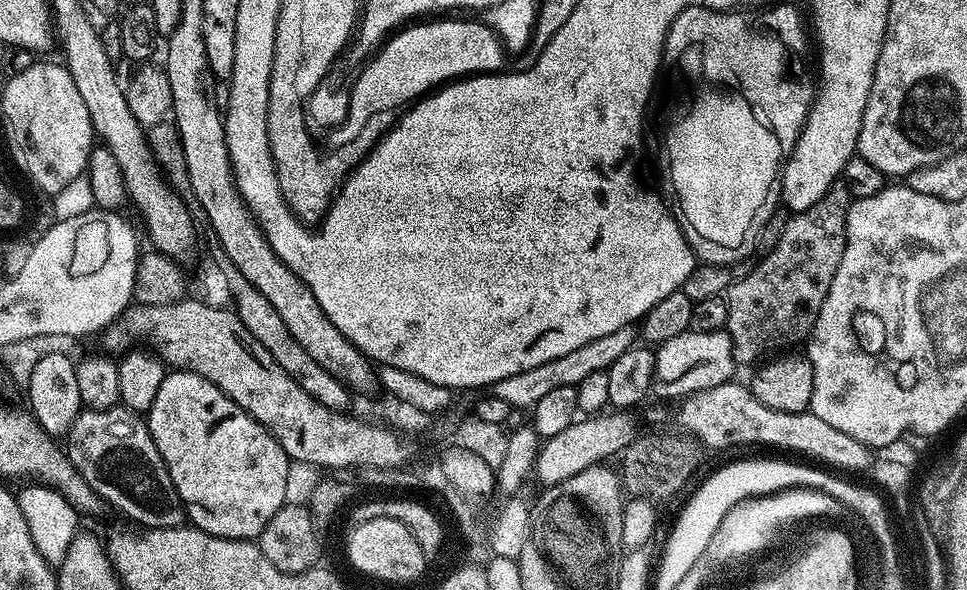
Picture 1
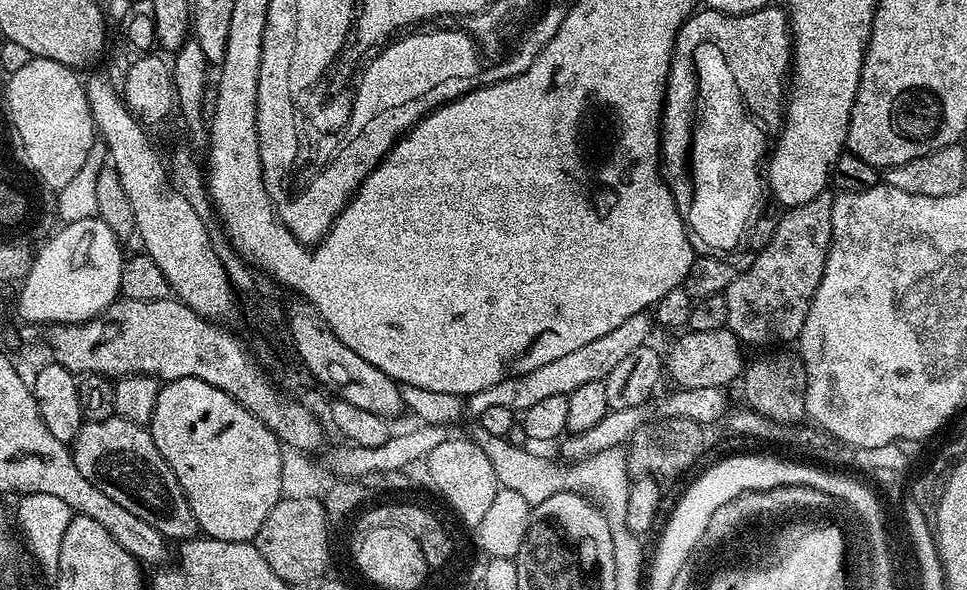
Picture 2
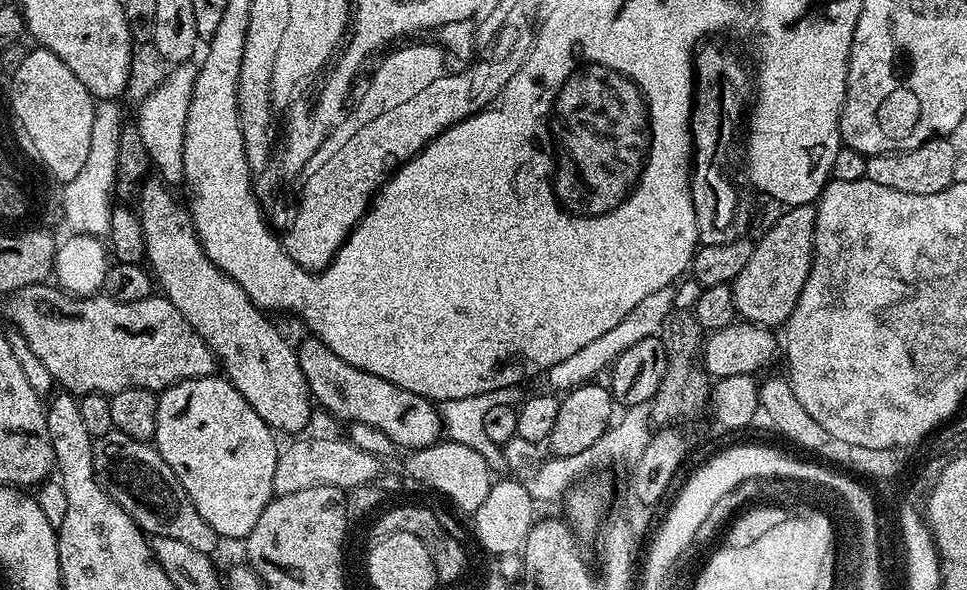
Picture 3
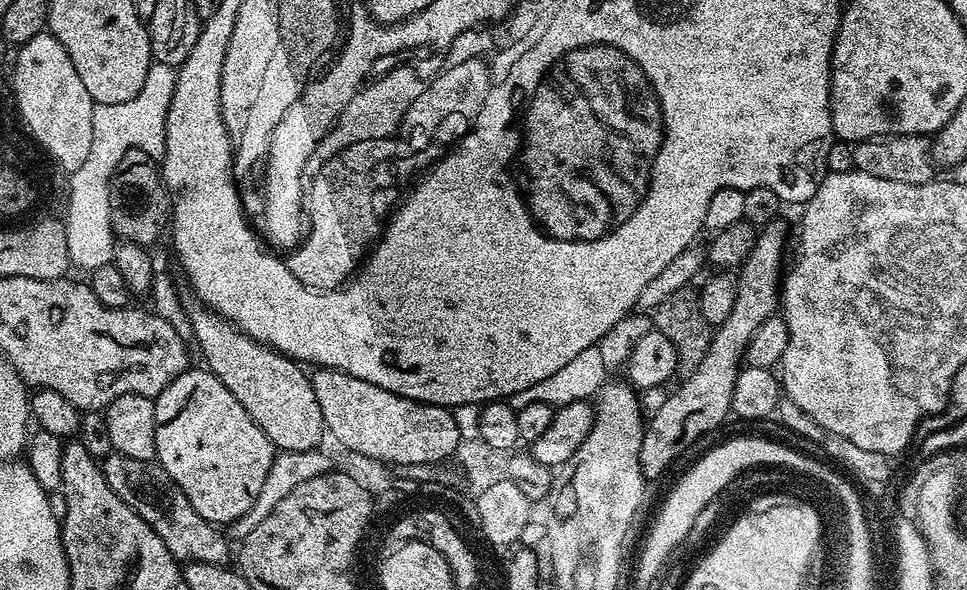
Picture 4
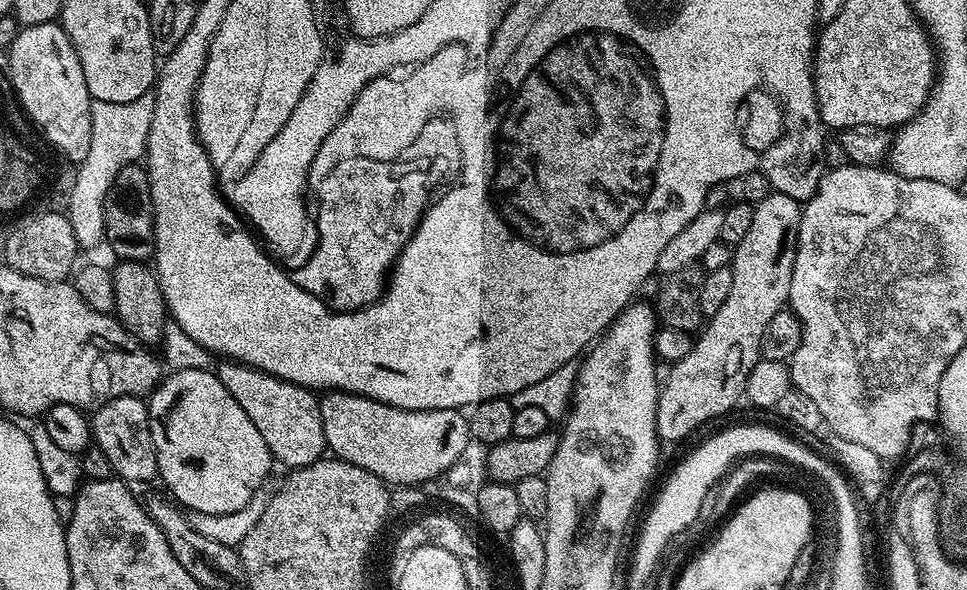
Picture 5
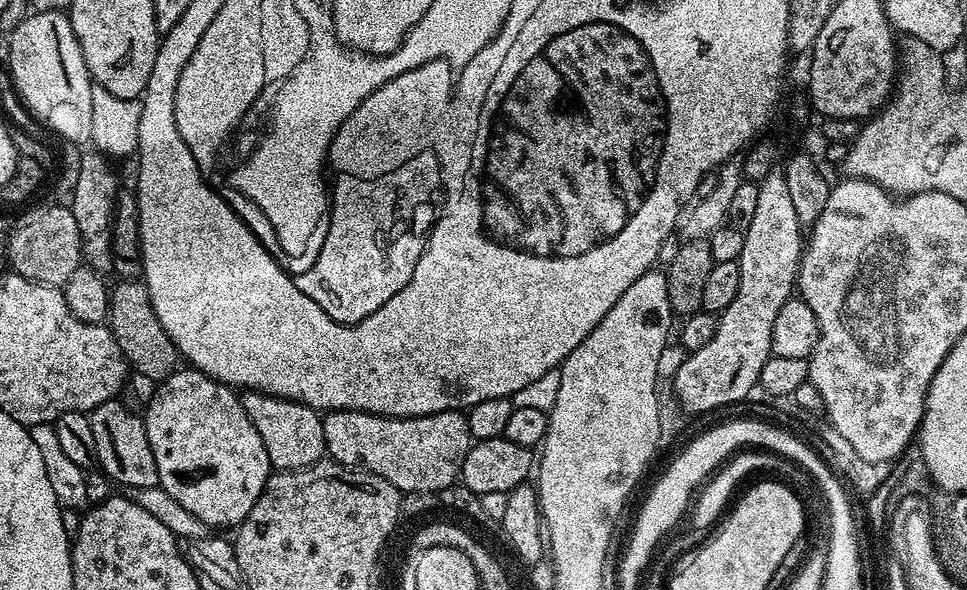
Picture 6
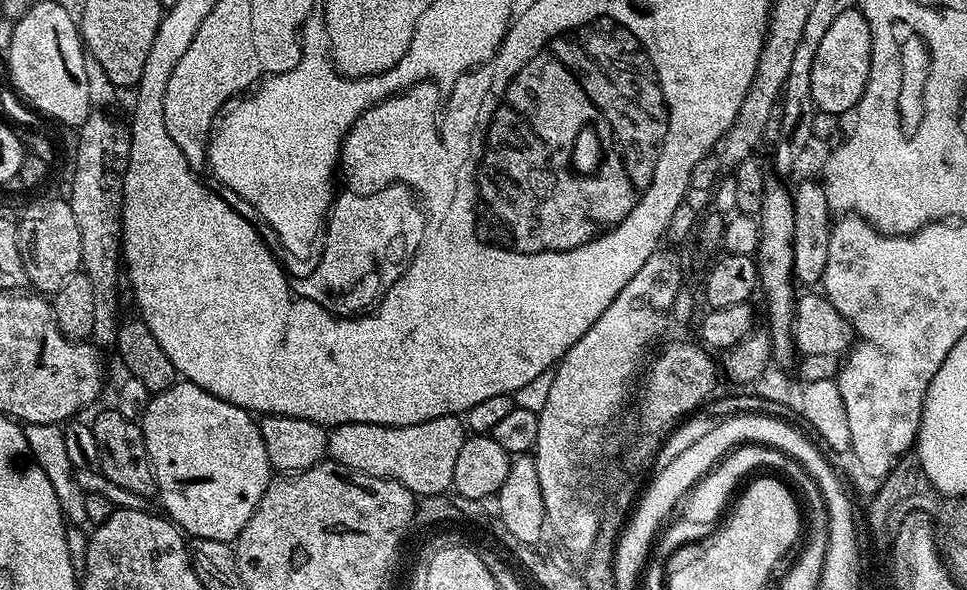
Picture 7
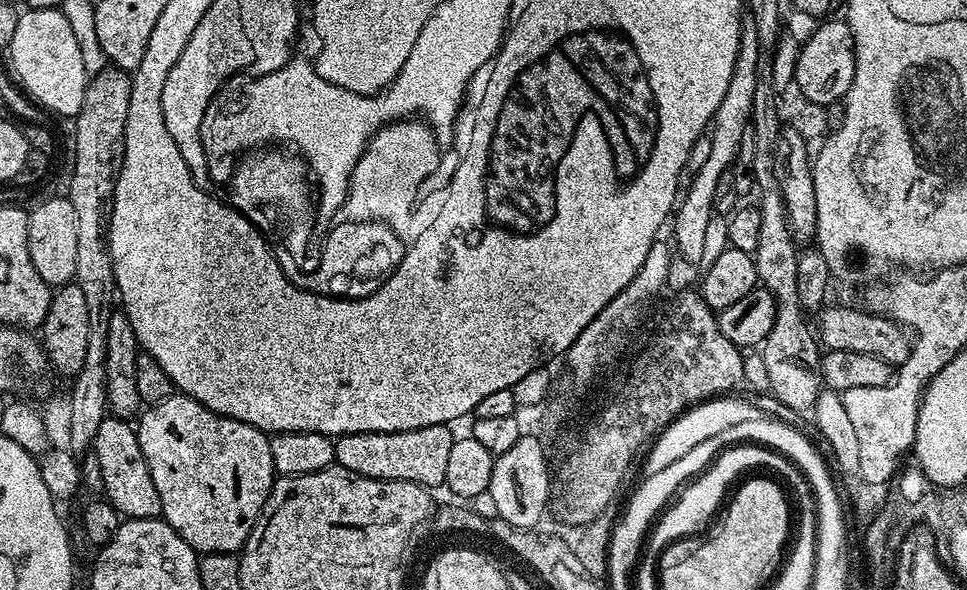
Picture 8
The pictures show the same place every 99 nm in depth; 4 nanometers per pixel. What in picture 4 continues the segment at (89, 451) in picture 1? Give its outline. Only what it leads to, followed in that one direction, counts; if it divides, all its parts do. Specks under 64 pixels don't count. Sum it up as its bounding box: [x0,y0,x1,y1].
[102,451,230,565]

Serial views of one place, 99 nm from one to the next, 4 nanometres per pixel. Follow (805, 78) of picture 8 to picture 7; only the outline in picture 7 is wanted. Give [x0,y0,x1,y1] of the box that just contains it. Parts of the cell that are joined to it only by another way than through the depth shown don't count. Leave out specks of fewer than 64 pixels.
[810,10,872,113]

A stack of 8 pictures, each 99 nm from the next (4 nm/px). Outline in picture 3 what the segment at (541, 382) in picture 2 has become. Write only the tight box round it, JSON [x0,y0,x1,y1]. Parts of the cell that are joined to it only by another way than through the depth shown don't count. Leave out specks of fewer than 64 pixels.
[546,286,675,394]

